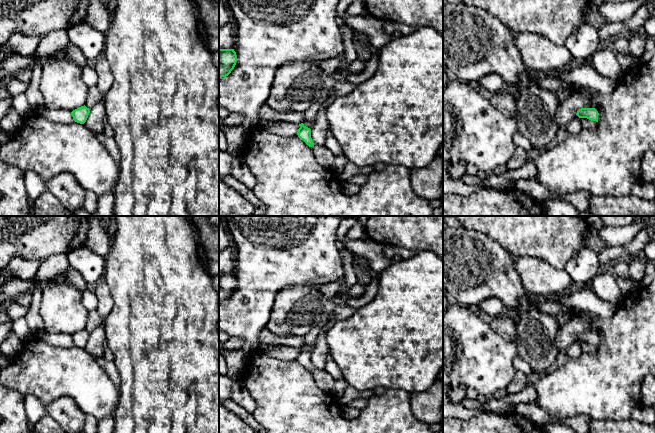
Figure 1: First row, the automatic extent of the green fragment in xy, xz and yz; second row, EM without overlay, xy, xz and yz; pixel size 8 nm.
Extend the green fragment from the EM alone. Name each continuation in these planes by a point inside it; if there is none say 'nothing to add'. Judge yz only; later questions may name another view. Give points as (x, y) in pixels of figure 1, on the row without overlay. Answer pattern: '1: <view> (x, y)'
nothing to add

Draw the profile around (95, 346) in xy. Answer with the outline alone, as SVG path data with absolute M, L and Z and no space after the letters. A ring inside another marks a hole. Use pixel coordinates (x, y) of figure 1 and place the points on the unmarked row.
M98 326L90 333L84 349L94 358L103 358L105 340L104 327Z

